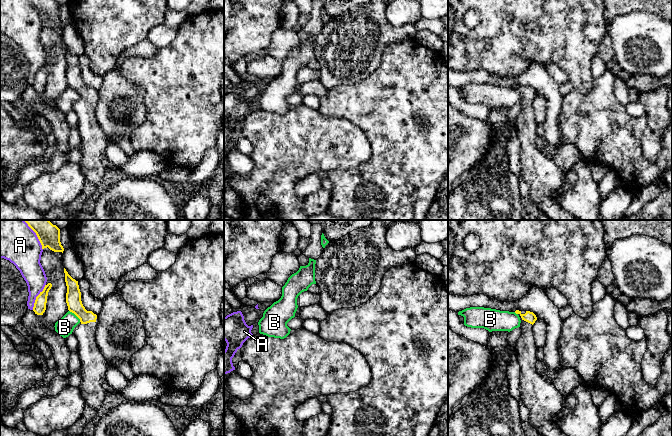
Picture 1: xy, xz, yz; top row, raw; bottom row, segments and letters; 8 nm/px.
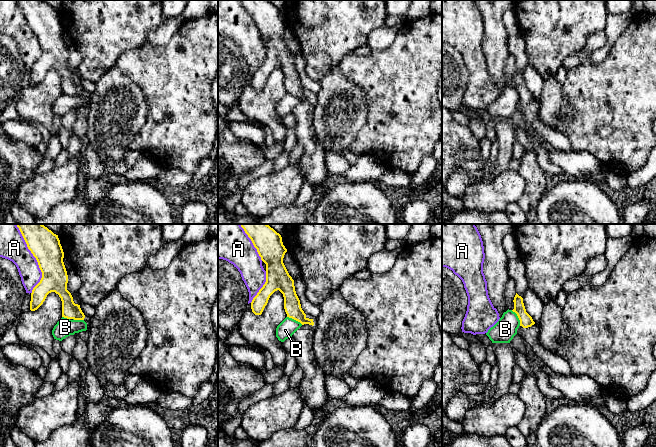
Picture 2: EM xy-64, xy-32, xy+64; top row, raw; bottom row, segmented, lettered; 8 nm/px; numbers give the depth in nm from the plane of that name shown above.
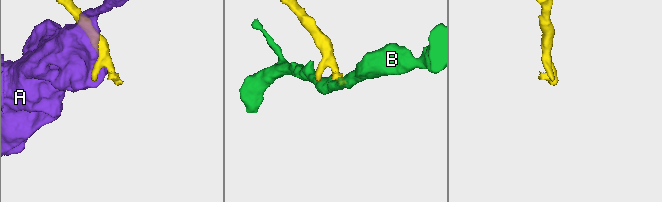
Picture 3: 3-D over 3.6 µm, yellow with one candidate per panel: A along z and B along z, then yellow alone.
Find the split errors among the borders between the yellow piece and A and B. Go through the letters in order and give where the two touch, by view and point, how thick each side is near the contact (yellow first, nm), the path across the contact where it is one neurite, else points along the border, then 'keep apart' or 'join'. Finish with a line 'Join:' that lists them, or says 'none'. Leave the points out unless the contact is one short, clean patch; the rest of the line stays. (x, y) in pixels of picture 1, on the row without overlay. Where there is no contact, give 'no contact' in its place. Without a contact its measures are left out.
A: contact xy (36, 73); calibres 100 and 180 nm; keep apart
B: contact xy (75, 90); calibres 130 and 150 nm; border xy (69, 86), (80, 97); keep apart
Join: none

